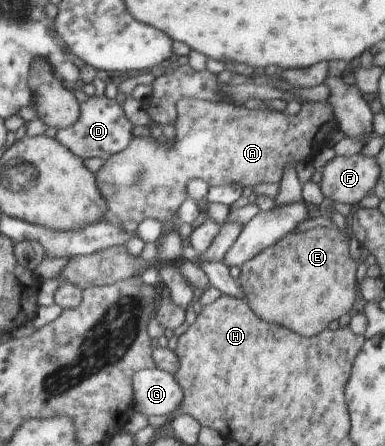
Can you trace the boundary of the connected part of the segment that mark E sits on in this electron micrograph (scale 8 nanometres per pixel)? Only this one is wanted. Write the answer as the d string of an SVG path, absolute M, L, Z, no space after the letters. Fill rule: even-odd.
M323 226L291 233L273 246L269 246L241 269L238 281L248 306L263 320L277 322L301 336L315 336L328 329L333 320L353 313L357 296L359 261L349 252L350 239L344 230ZM319 306L323 314L319 318Z

